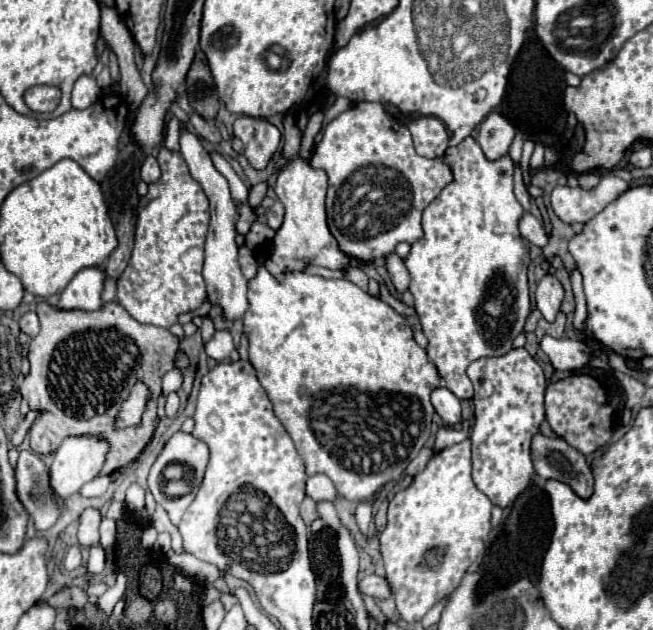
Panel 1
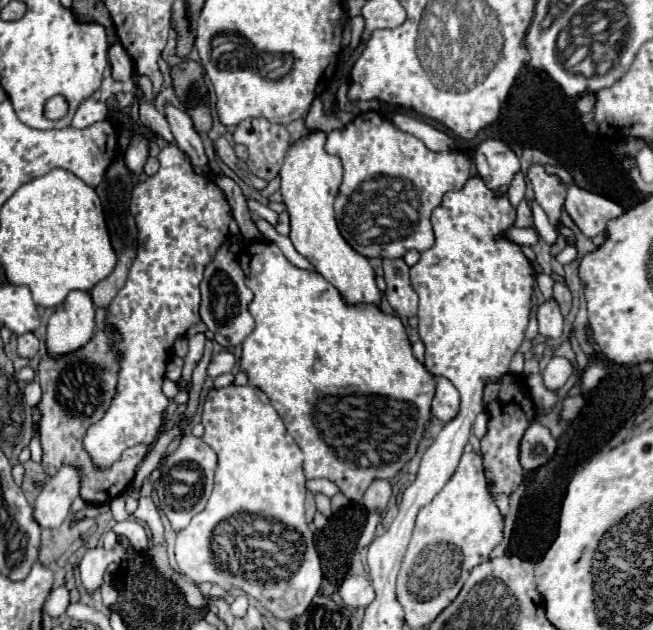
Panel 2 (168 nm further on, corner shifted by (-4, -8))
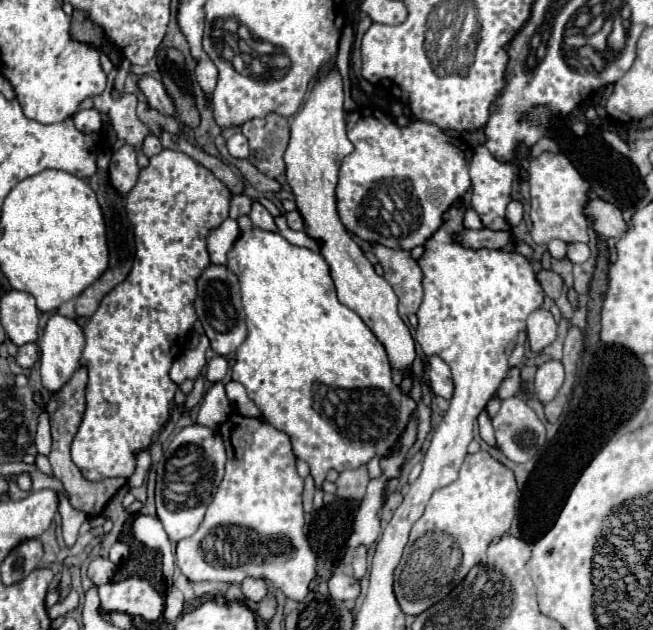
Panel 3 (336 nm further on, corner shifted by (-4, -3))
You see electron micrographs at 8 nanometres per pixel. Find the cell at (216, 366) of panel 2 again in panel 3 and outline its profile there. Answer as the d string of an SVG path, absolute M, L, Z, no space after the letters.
M216 355L216 357L206 365L206 379L208 379L210 383L218 383L218 381L224 379L226 371L228 371L226 359L220 357L220 355Z

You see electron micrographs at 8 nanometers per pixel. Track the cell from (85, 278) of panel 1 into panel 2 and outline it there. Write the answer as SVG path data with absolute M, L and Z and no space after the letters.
M72 290L48 320L48 354L60 356L84 346L94 334L94 316L96 306L92 302L90 292Z

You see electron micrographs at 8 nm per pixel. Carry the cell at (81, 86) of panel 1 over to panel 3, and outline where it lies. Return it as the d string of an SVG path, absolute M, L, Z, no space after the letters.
M86 109L76 113L74 123L76 123L76 129L82 133L100 133L102 129L102 119L96 109Z

